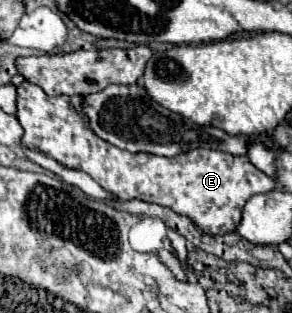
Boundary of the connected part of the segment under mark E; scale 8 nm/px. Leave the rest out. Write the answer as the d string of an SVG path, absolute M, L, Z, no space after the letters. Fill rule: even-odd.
M24 81L18 87L16 117L24 127L22 145L38 149L66 167L88 173L102 189L118 199L142 199L170 207L174 213L192 219L208 235L226 235L240 223L242 203L252 195L272 191L274 179L258 171L246 155L230 155L220 149L194 149L184 157L168 159L150 153L128 153L98 139L80 113L80 95L48 97L38 85Z

